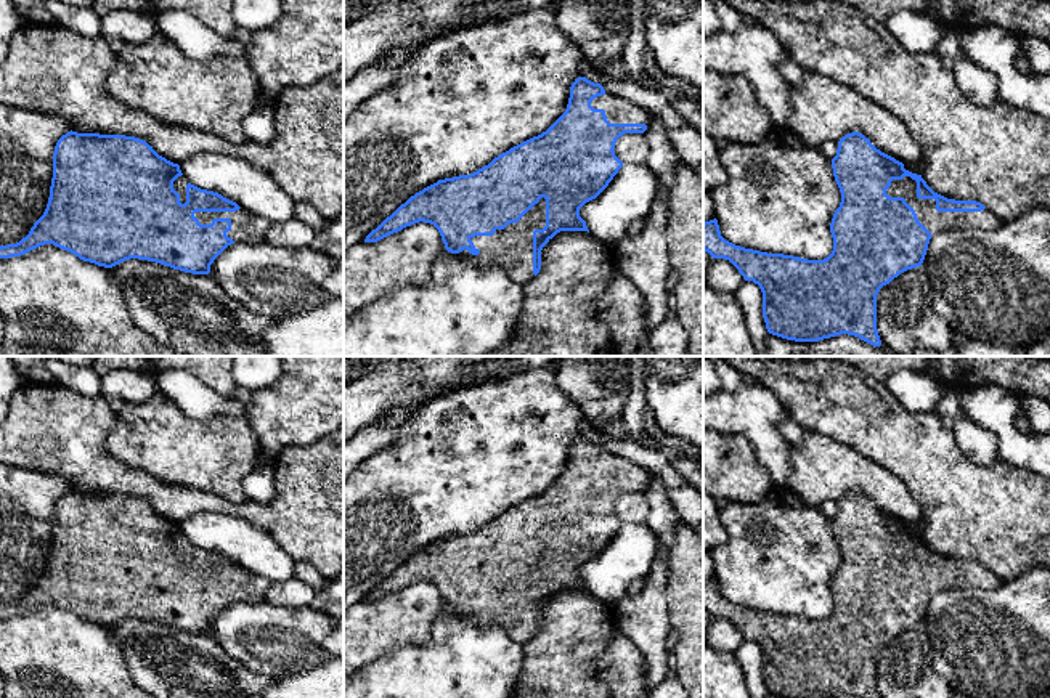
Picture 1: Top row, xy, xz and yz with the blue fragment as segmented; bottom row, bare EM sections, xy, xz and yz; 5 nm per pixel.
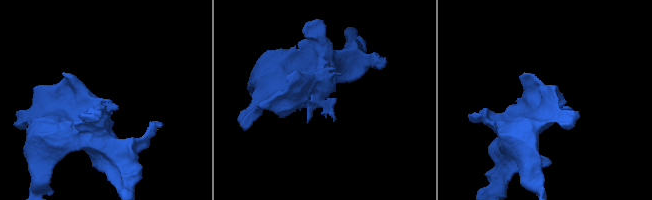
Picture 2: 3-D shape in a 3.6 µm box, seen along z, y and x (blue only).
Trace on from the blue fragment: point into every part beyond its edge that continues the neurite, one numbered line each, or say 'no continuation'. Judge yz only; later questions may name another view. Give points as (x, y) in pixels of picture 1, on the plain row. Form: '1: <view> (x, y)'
1: yz (935, 581)

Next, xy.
1: xy (246, 586)

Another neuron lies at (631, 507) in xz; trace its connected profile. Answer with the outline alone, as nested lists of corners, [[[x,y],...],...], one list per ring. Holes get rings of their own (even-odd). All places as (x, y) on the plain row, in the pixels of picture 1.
[[[625,493],[617,499],[613,510],[623,523],[642,525],[647,521],[650,505],[645,493]]]

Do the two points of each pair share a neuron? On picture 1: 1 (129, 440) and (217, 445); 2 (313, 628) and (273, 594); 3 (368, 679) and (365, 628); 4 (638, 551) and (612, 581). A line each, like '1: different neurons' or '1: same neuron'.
1: same neuron
2: different neurons
3: different neurons
4: same neuron

